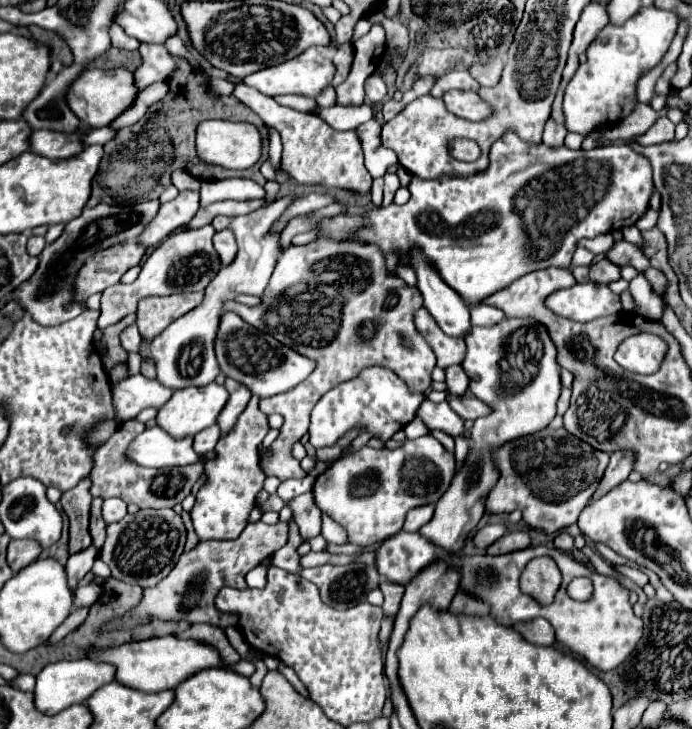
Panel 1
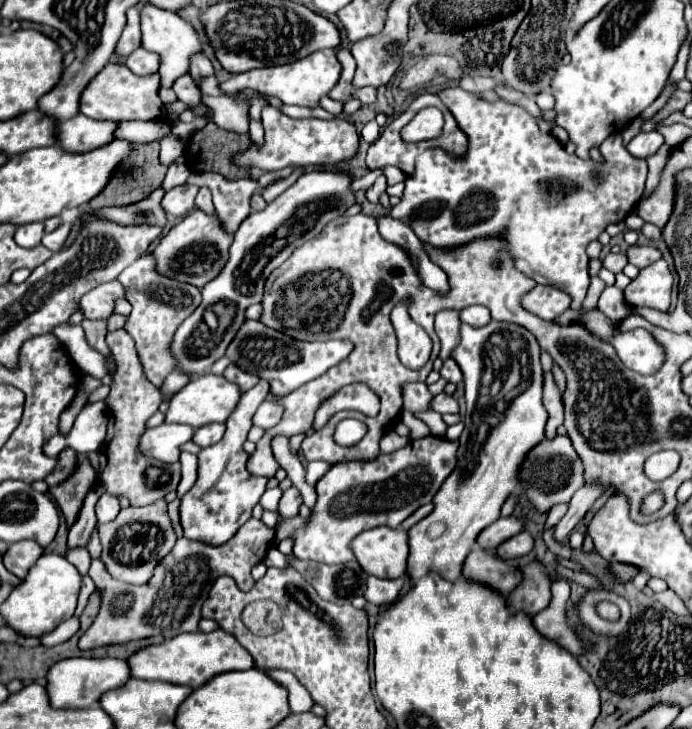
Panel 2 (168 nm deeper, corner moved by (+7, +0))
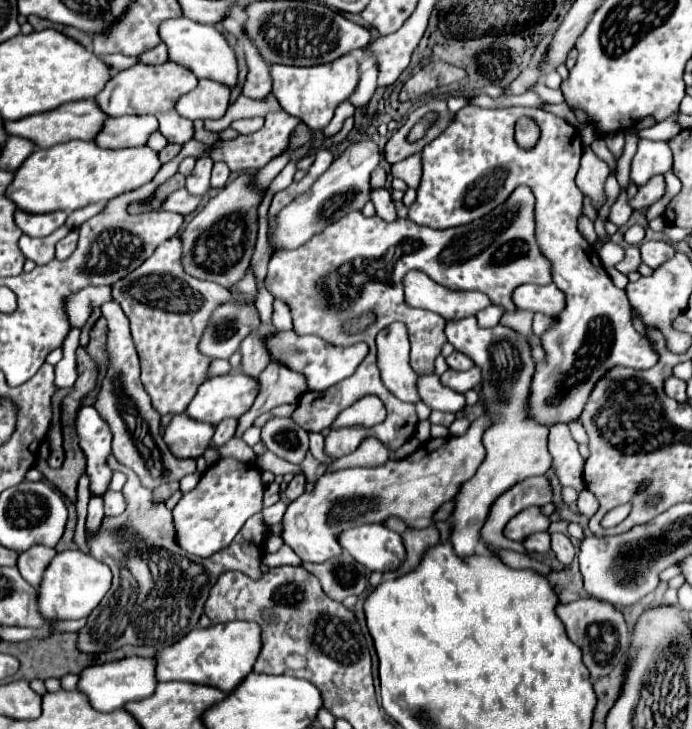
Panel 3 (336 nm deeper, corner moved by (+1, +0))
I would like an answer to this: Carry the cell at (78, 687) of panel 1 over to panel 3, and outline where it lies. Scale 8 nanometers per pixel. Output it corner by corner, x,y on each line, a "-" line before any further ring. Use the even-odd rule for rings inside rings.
126,657
120,661
110,661
110,663
94,663
78,675
78,691
84,693
90,701
90,705
96,711
114,711
122,709
124,703
128,701
140,701
150,697
154,693
156,677
154,677
154,659
142,659
142,657

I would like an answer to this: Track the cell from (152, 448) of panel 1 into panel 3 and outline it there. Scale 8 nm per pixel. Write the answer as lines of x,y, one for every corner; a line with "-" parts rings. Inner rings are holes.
186,413
174,415
164,431
164,443
176,459
200,457
214,435
214,427
190,419

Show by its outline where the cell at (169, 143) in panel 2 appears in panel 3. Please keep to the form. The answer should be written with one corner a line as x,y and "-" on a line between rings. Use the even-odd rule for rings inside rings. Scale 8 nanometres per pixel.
166,61
162,65
132,65
120,73
116,73
106,87
96,95
98,107
108,117
122,117
122,115
154,115
160,123
160,131
168,143
184,145
194,139
194,125
190,119
184,119
176,113
174,103
180,95
190,93
198,85
198,79
180,65

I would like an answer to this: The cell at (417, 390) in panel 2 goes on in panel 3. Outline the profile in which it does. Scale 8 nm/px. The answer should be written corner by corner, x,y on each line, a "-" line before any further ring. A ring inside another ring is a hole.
392,323
384,327
376,337
378,347
378,369
382,373
384,385
402,401
418,403
418,375
410,369
408,353
408,333
402,323

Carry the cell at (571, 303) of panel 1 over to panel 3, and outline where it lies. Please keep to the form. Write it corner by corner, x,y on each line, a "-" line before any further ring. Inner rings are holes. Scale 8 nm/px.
520,285
514,291
514,303
518,309
528,309
534,313
544,313
548,317
558,317
566,307
566,295
554,285

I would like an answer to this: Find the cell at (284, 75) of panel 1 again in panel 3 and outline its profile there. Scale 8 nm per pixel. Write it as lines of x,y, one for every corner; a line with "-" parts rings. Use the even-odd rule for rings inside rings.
344,55
332,63
322,63
314,67
270,65
270,77
272,77
272,93
278,99
280,107
288,115
298,117
314,131
320,131
330,123
338,103
346,101
354,93
358,85
358,63
352,55

